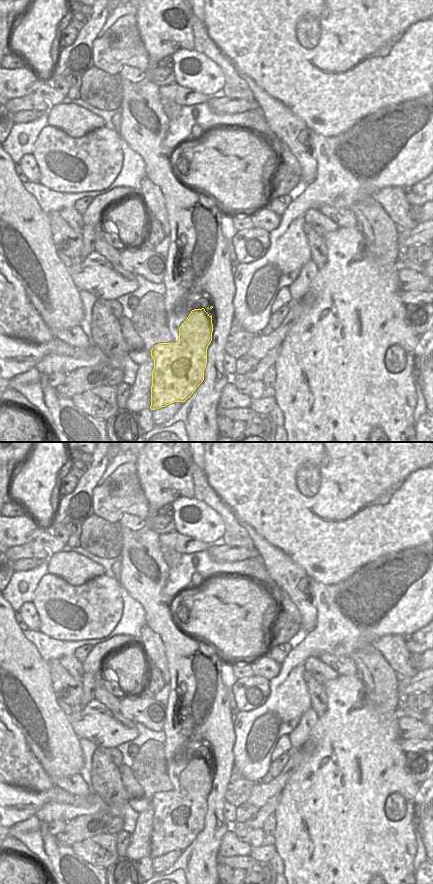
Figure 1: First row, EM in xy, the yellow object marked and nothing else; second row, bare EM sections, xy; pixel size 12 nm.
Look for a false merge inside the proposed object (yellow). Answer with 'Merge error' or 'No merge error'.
Merge error.

